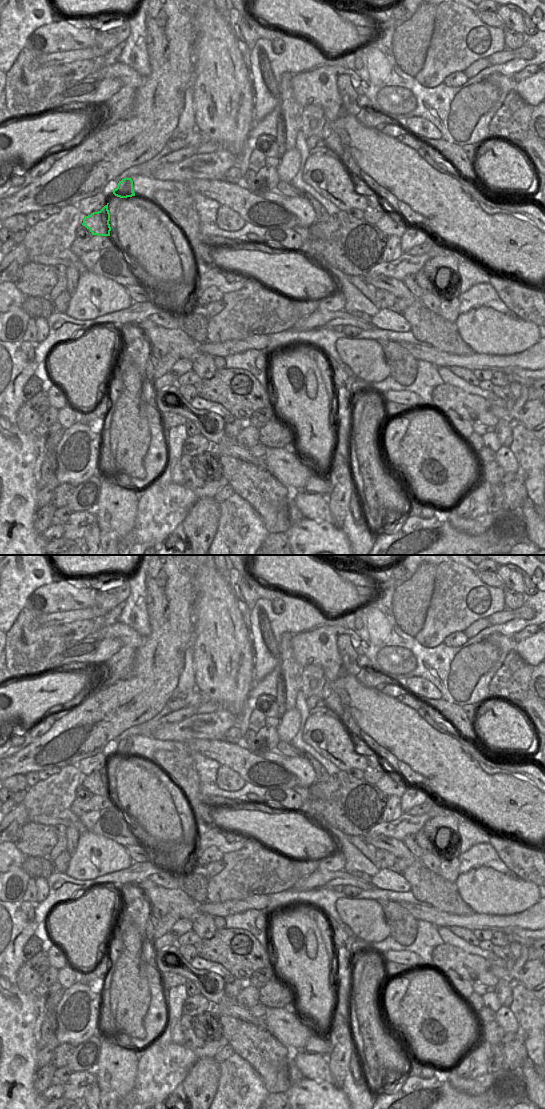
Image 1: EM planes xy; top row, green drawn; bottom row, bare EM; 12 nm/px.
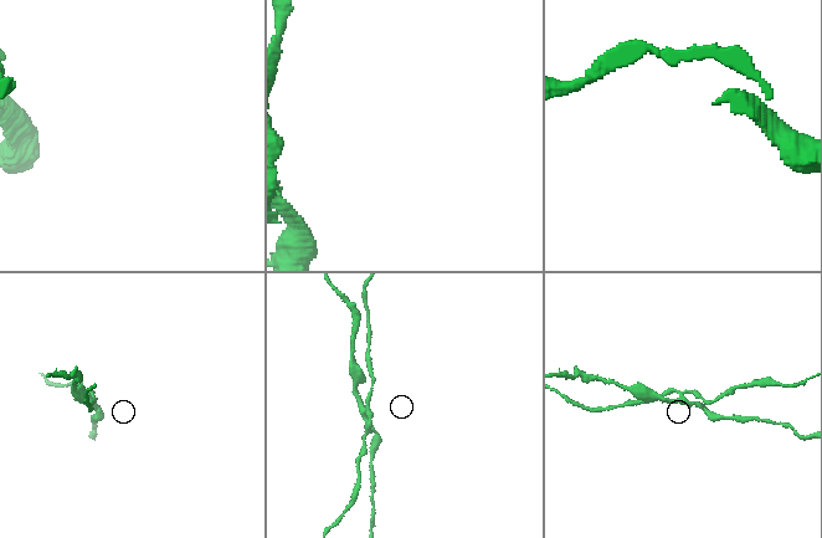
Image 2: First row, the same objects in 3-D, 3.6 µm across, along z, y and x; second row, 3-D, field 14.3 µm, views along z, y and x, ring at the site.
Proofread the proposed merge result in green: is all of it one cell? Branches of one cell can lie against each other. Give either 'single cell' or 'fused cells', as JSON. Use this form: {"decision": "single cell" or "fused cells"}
{"decision": "fused cells"}

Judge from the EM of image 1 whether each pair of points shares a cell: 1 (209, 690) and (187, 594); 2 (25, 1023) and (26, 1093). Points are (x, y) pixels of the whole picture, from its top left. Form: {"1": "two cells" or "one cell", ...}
{"1": "two cells", "2": "one cell"}

